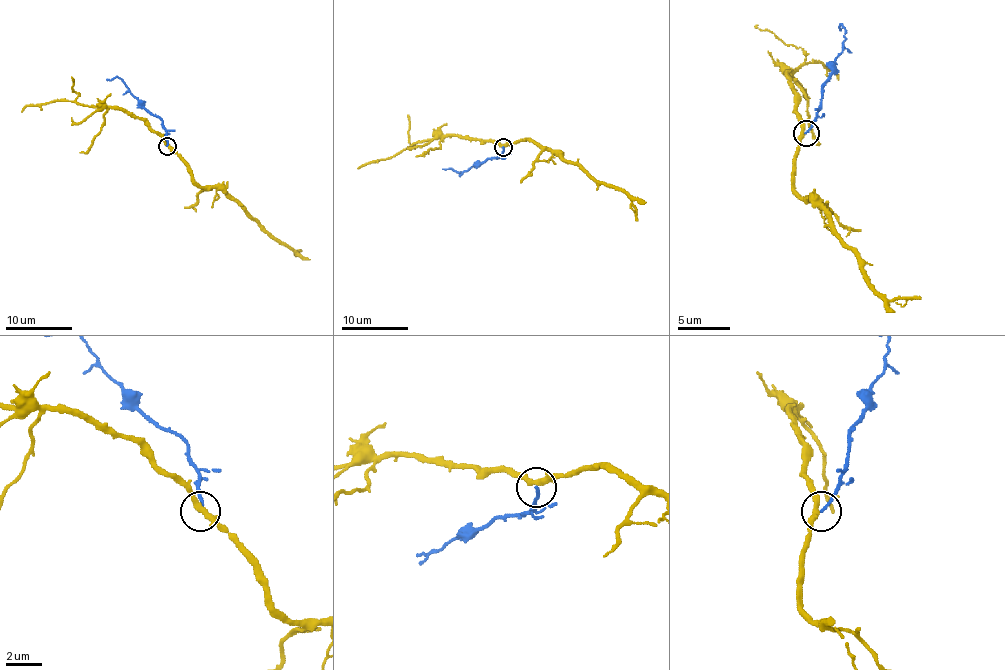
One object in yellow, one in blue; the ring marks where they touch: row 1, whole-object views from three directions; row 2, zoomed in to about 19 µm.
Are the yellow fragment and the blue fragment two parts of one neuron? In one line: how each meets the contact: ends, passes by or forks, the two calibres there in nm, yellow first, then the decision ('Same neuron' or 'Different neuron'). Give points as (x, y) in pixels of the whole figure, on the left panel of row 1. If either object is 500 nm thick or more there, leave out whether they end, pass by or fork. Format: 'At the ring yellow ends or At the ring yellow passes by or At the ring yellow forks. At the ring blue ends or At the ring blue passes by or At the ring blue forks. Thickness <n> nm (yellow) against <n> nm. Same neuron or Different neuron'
At the ring yellow passes by. At the ring blue ends. Thickness 320 nm (yellow) against 160 nm. Different neuron

